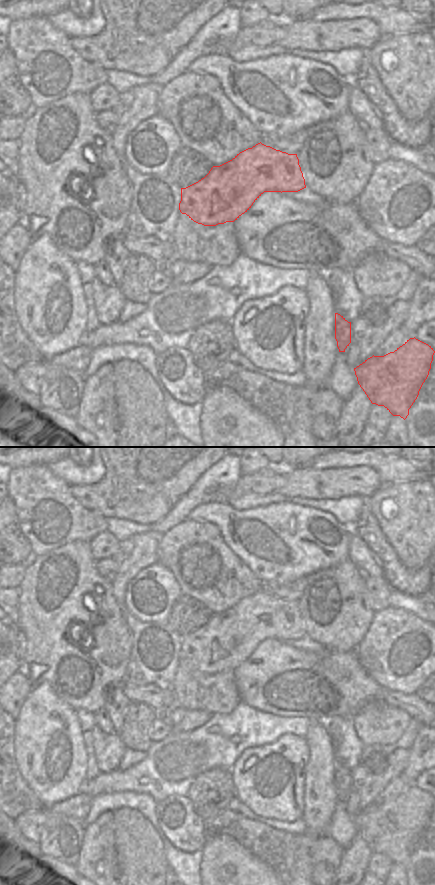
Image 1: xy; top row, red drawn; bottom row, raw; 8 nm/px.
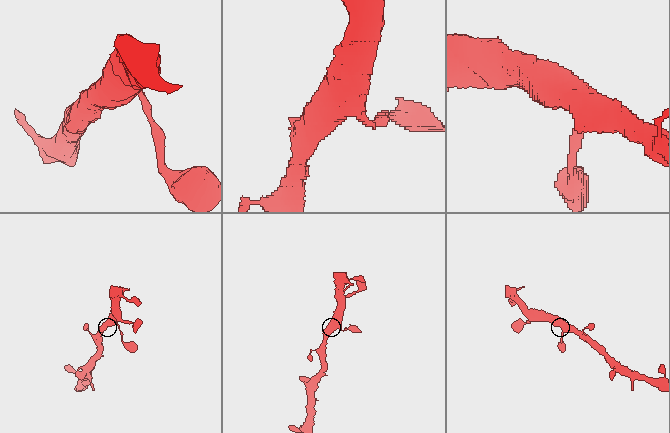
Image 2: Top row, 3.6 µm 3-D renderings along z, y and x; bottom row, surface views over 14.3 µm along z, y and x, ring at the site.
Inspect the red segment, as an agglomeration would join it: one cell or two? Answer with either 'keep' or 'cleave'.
keep

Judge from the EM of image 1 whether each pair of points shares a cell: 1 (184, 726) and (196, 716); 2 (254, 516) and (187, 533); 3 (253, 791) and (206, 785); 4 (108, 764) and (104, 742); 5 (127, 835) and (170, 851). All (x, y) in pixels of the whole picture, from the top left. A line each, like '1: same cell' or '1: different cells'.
1: same cell
2: different cells
3: different cells
4: same cell
5: different cells

